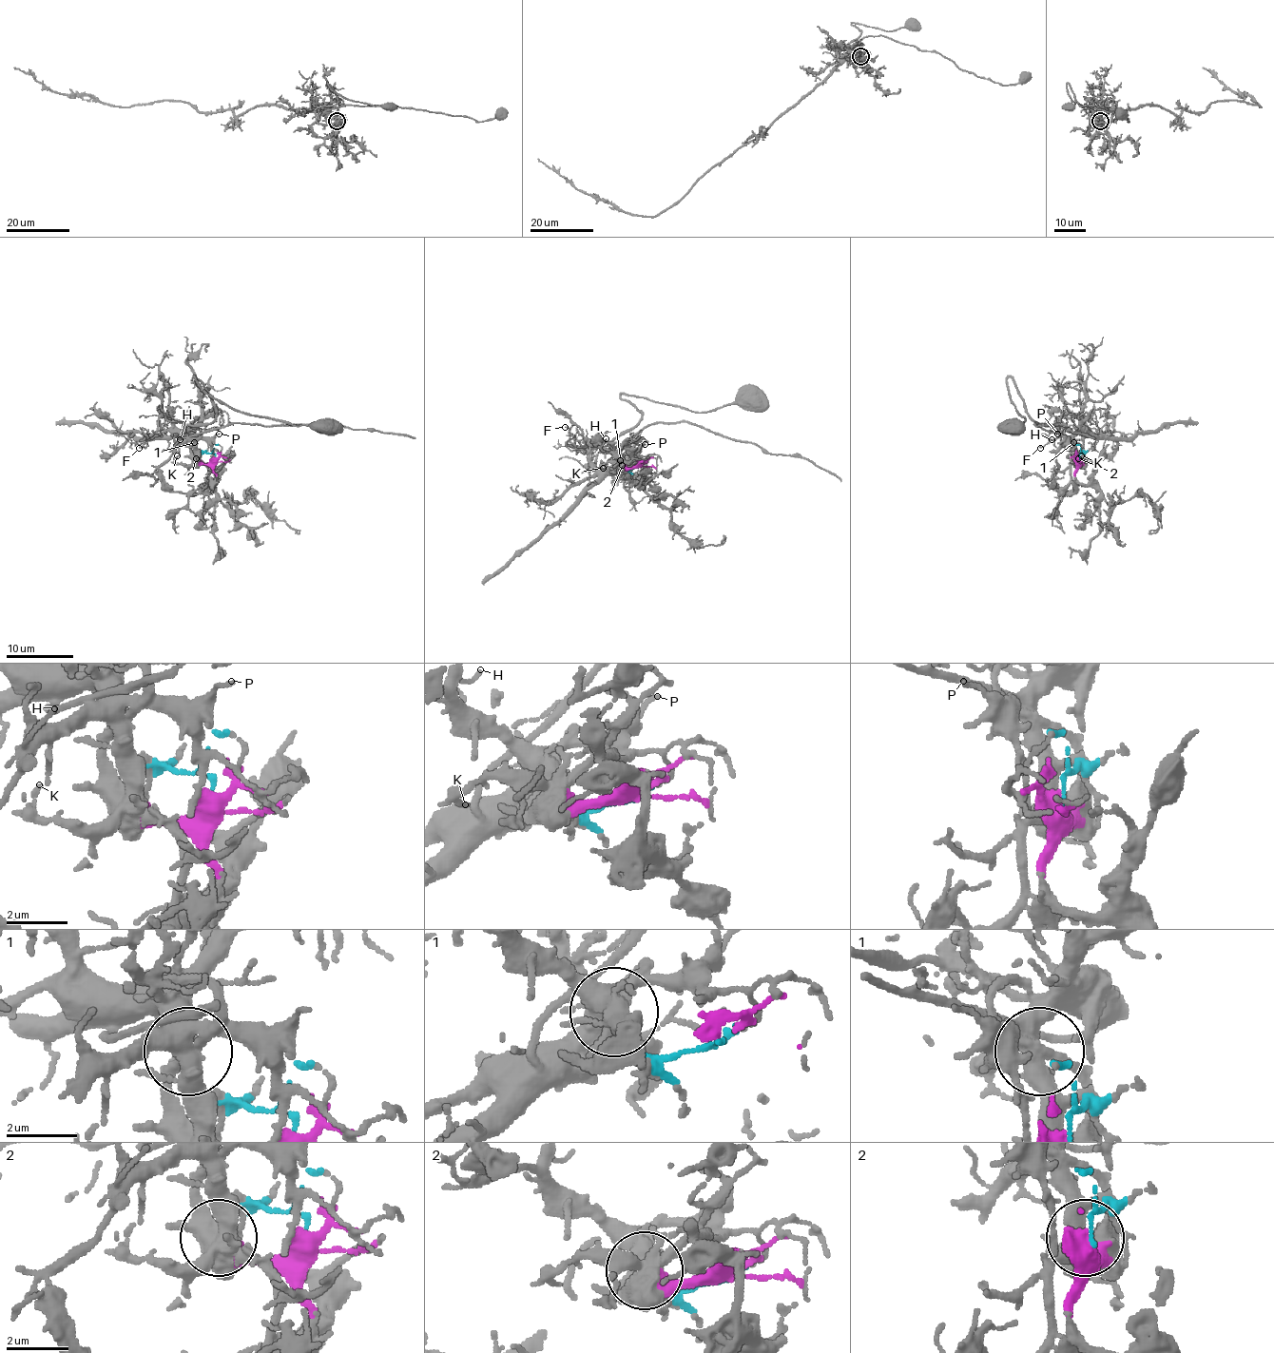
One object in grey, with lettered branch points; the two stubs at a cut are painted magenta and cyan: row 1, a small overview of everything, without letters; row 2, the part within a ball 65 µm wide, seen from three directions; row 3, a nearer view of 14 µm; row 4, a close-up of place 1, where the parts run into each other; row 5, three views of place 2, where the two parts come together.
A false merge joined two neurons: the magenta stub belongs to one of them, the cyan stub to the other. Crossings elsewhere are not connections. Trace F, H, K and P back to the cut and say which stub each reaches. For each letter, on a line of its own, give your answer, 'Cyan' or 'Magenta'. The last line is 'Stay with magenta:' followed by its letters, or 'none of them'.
F: Cyan
H: Cyan
K: Cyan
P: Cyan
Stay with magenta: none of them

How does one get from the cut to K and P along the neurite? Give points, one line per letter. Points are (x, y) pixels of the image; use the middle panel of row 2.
K: (640, 467), (627, 468), (616, 461), (607, 461), (603, 468)
P: (640, 467), (646, 461), (645, 456), (638, 454), (638, 450), (645, 445)

